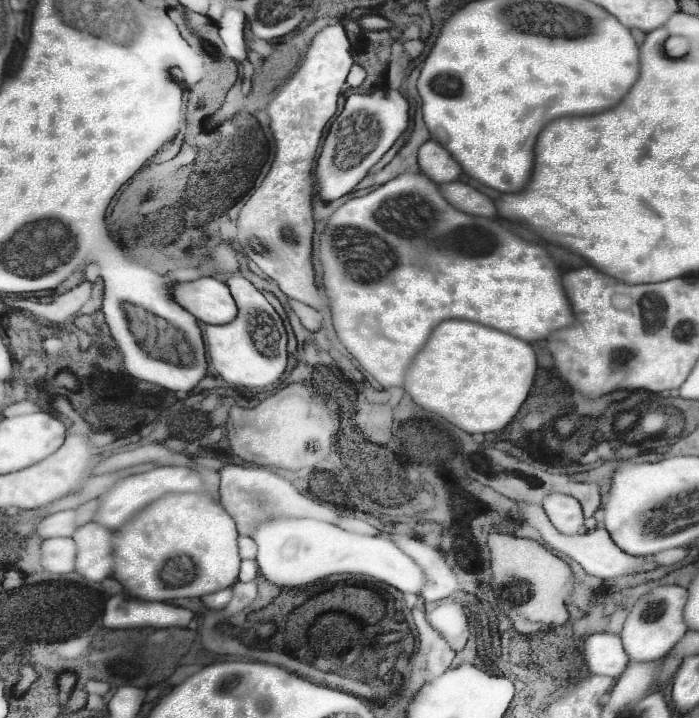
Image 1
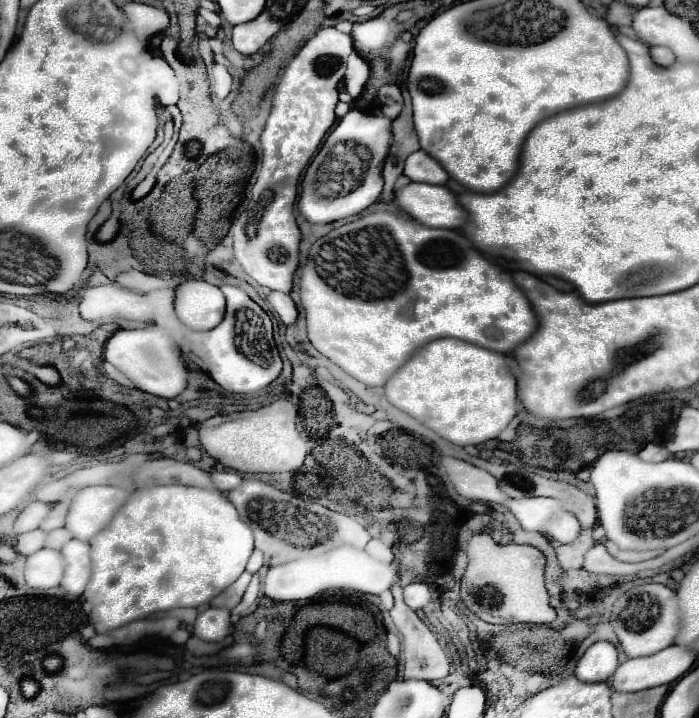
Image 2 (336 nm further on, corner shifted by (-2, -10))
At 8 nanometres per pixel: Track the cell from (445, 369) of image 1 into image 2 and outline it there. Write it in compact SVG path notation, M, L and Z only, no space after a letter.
M440 338L426 344L422 350L414 354L414 358L410 358L410 362L406 362L406 366L402 366L402 370L398 370L398 374L394 374L394 378L390 378L390 382L386 382L384 390L392 406L410 414L444 440L458 446L478 446L486 440L498 438L498 434L510 424L510 420L520 410L516 378L508 368L506 356L458 338Z

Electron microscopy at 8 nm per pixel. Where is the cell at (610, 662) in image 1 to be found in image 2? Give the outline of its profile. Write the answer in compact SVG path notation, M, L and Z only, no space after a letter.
M596 642L592 644L580 662L576 664L574 674L582 682L608 682L618 668L618 652L610 642Z

